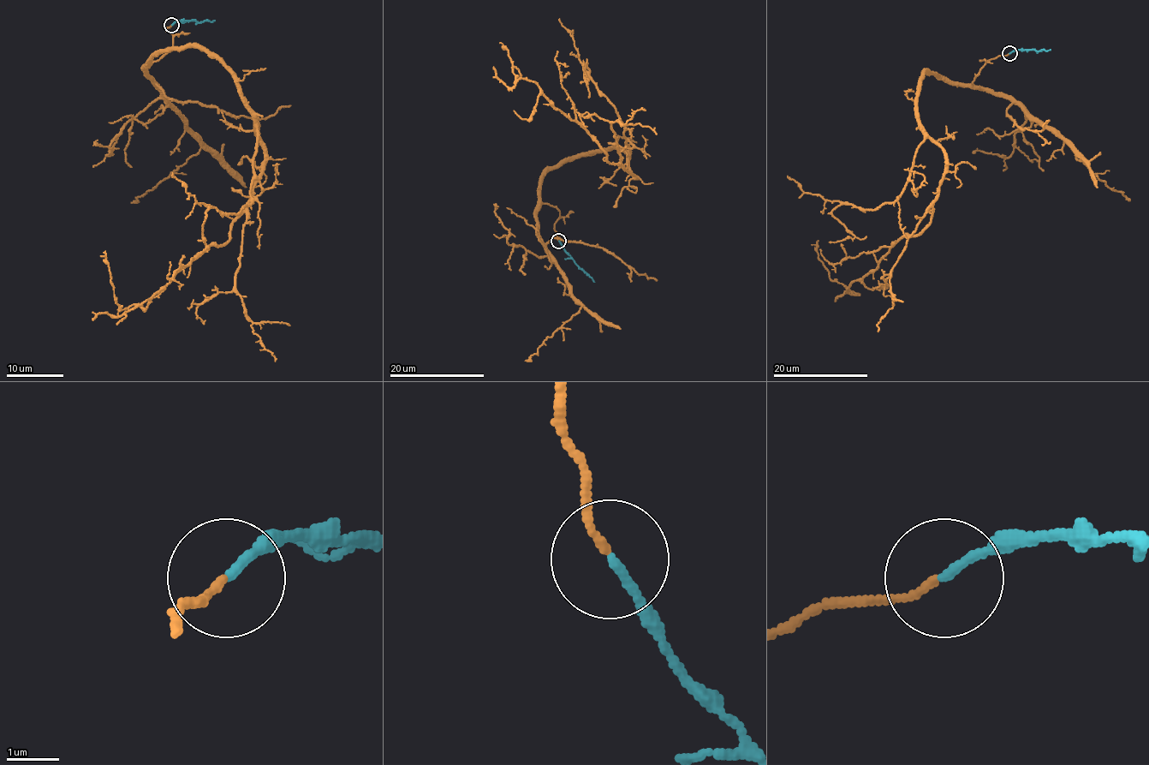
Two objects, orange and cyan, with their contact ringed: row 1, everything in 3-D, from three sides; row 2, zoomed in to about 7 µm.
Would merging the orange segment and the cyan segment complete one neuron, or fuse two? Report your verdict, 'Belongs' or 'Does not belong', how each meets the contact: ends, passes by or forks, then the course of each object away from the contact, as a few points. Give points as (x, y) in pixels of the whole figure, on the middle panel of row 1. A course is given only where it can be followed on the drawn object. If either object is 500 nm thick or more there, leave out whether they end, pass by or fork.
Belongs. At the ring orange ends. At the ring cyan ends. Course of orange: (559, 240), (559, 212), (540, 200), (550, 170), (621, 148), (634, 175), (534, 82), (515, 83), (500, 42). Course of cyan: (559, 241), (594, 281)

